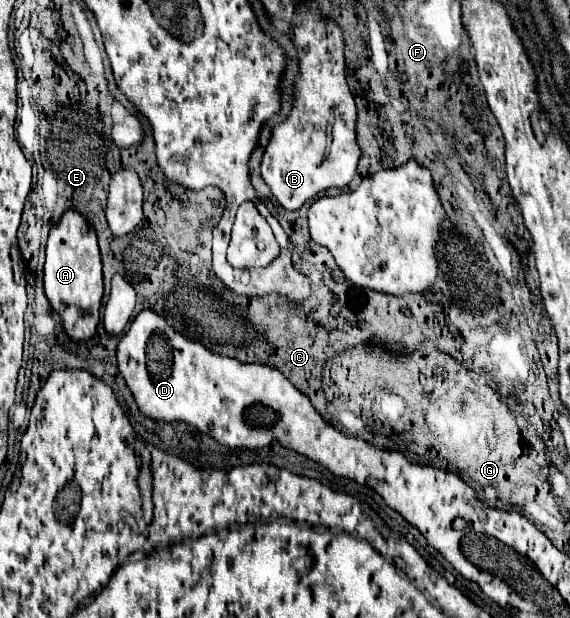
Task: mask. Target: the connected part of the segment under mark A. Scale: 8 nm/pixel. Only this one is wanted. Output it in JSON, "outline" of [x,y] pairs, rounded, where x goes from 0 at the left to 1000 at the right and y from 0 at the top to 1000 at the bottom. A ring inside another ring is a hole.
{"outline":[[[119,341],[102,364],[91,367],[81,396],[77,471],[88,497],[109,516],[112,539],[133,555],[154,555],[168,545],[175,523],[175,497],[182,477],[179,426],[165,371],[133,341]]]}

